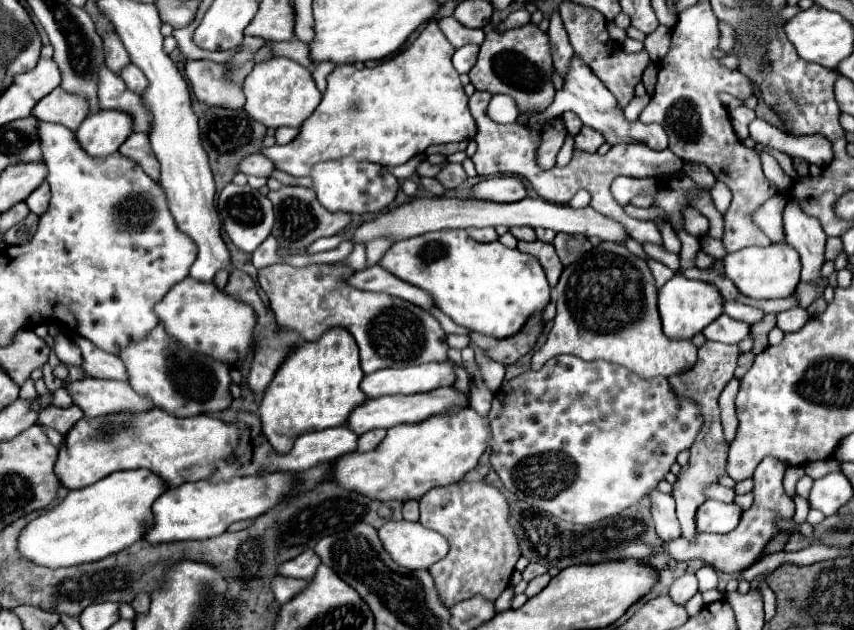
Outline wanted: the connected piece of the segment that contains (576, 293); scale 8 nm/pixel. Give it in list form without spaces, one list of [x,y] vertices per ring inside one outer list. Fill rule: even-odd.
[[[602,241],[592,247],[592,251],[564,267],[560,281],[554,287],[554,295],[554,325],[546,343],[532,357],[534,371],[562,353],[578,355],[584,361],[608,359],[610,363],[628,367],[642,377],[670,377],[692,369],[692,363],[696,363],[696,345],[690,339],[670,339],[664,335],[656,309],[658,289],[654,277],[648,265],[632,255],[626,245]],[[596,335],[600,335],[600,341],[596,341]],[[618,337],[624,337],[628,345],[618,347]]]

